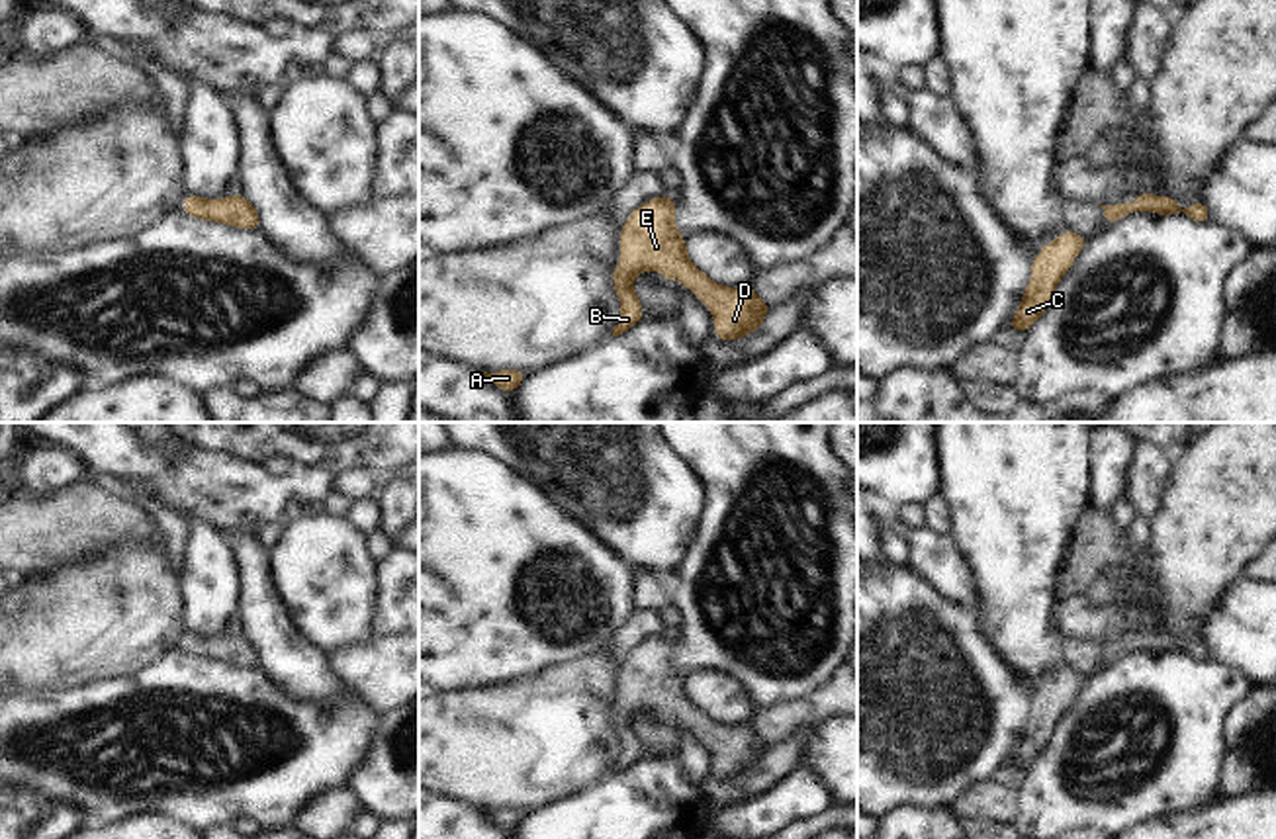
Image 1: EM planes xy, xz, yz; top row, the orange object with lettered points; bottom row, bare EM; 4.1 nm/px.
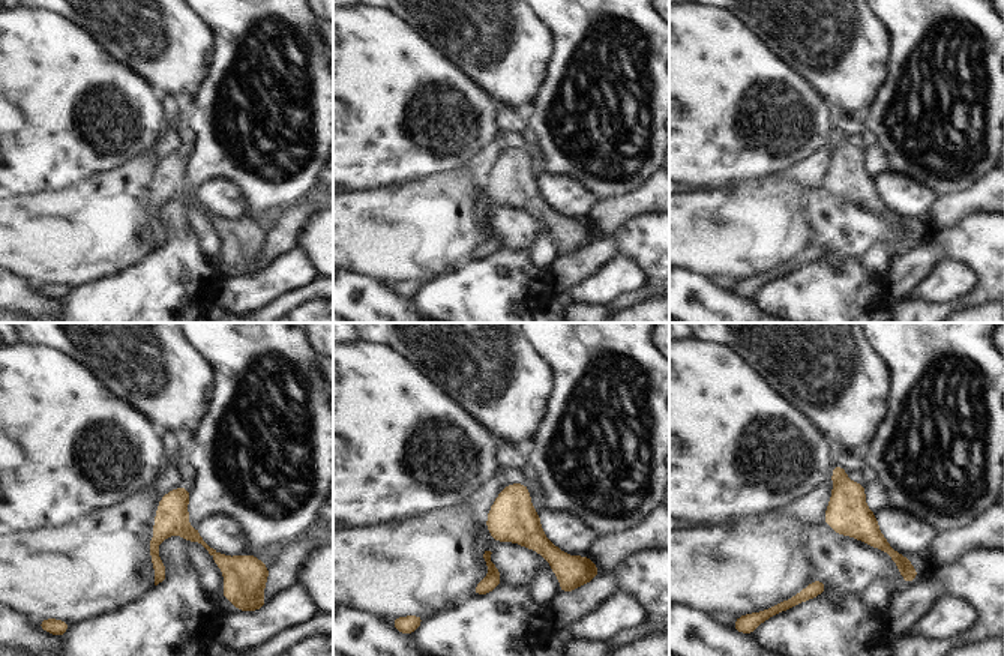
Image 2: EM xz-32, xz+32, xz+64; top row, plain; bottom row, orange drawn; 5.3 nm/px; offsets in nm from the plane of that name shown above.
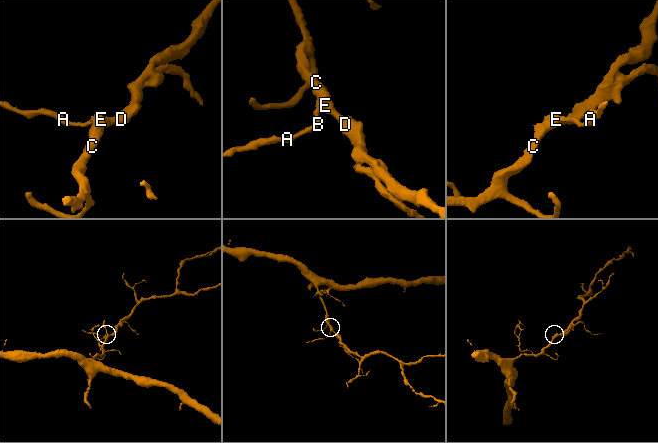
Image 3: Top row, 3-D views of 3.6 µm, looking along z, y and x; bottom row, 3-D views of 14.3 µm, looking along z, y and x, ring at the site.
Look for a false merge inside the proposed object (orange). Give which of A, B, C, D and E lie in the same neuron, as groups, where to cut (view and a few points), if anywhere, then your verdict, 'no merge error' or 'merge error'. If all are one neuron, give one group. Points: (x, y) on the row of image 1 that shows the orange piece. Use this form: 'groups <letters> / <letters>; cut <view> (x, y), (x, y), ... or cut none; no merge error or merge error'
groups A B C D E; cut none; no merge error

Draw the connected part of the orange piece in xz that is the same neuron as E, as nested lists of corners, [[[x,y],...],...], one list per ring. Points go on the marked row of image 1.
[[[660,196],[636,207],[620,227],[620,262],[613,268],[613,284],[622,315],[613,327],[613,336],[626,332],[644,317],[632,286],[644,270],[658,270],[663,280],[687,286],[712,313],[714,338],[732,342],[755,332],[769,305],[752,286],[726,287],[701,272],[689,260],[675,215],[677,203],[671,196]]]

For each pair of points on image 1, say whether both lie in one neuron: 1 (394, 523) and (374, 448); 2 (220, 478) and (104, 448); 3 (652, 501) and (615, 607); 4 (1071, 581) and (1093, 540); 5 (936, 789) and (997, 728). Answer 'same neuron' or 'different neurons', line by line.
1: different neurons
2: same neuron
3: different neurons
4: same neuron
5: same neuron

